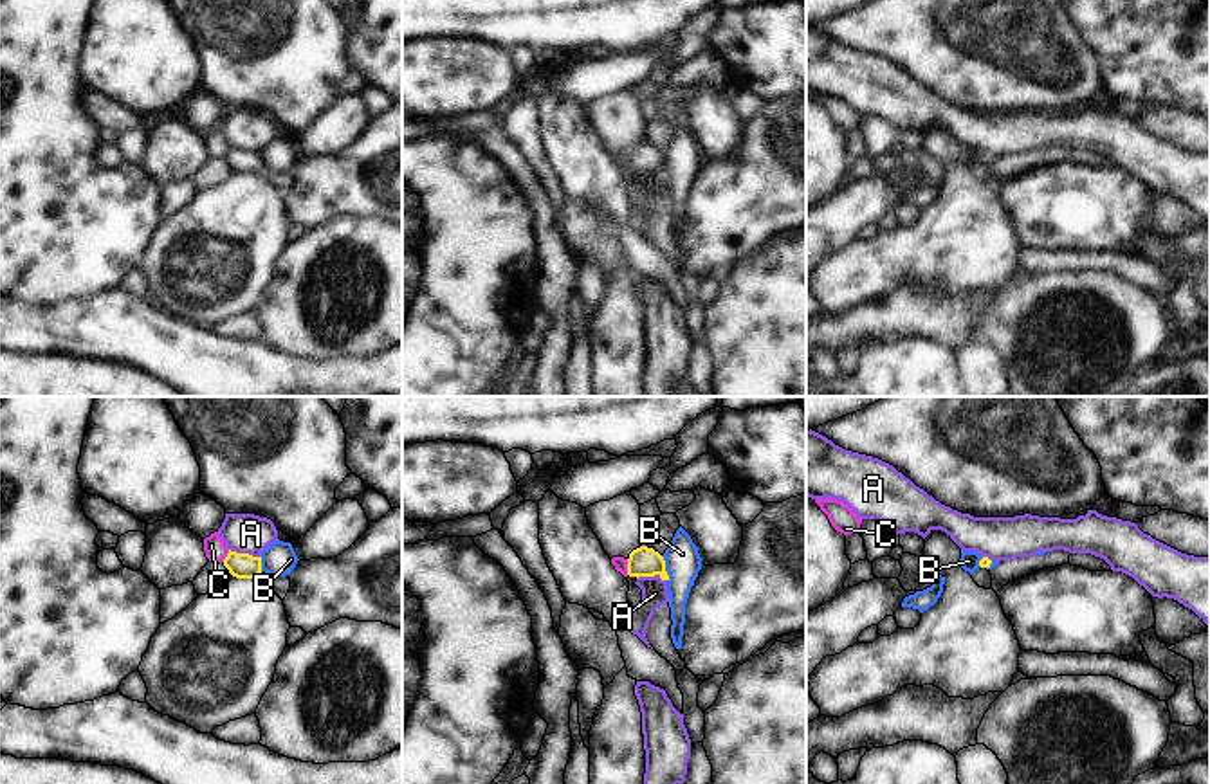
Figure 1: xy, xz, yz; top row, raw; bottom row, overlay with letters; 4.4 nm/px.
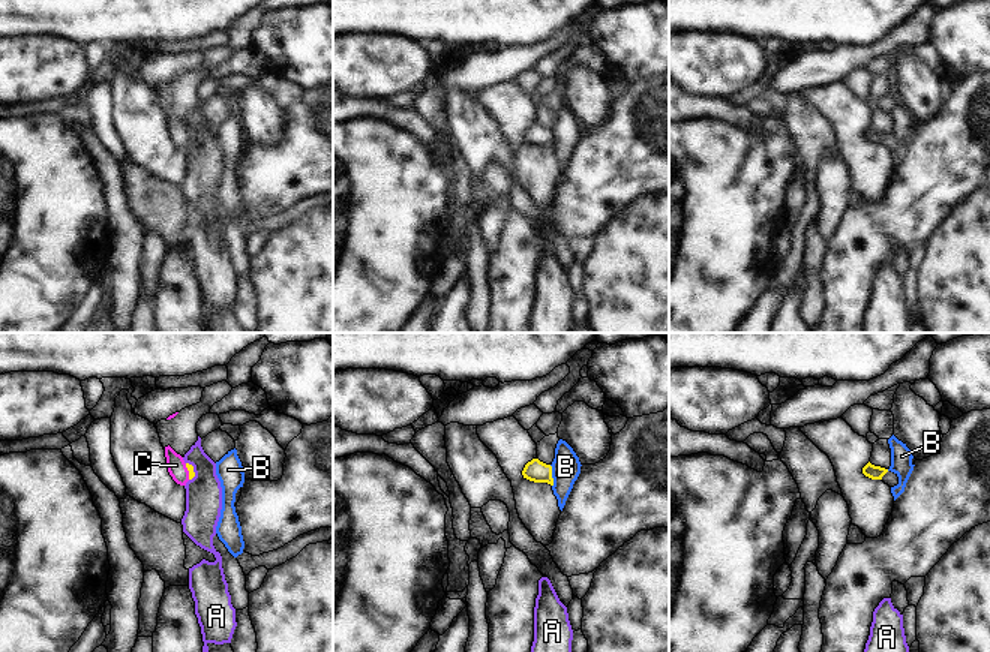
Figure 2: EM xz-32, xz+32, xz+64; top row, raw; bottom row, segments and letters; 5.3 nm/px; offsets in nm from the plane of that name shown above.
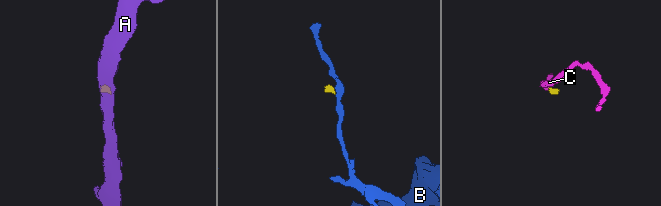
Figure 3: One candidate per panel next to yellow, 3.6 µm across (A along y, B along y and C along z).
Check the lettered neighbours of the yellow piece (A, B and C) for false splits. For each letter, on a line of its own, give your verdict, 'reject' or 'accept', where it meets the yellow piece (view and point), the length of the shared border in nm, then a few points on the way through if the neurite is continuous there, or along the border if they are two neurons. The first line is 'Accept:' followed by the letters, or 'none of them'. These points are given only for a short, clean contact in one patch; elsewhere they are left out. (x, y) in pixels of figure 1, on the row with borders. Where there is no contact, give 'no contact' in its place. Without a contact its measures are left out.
Accept: C
A: reject; meets yellow in xz at (651, 575); contact 140 nm long; border along xz (637, 579), (659, 575), (666, 581)
B: reject; meets yellow in xz at (664, 568); contact 120 nm long; border along xz (660, 556), (668, 581)
C: accept; meets yellow in xz at (628, 566); contact 70 nm long; runs through xz (644, 561), (628, 566), (621, 565)

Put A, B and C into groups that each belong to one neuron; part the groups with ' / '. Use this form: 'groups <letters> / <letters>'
groups A / B / C

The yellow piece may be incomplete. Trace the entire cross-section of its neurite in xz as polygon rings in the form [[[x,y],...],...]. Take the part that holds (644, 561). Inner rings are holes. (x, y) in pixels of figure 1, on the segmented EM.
[[[640,546],[640,548],[633,550],[628,559],[613,557],[611,564],[624,577],[629,575],[629,577],[638,579],[638,577],[658,575],[662,580],[669,580],[664,557],[658,552],[655,552],[653,548],[647,548],[647,546]]]

